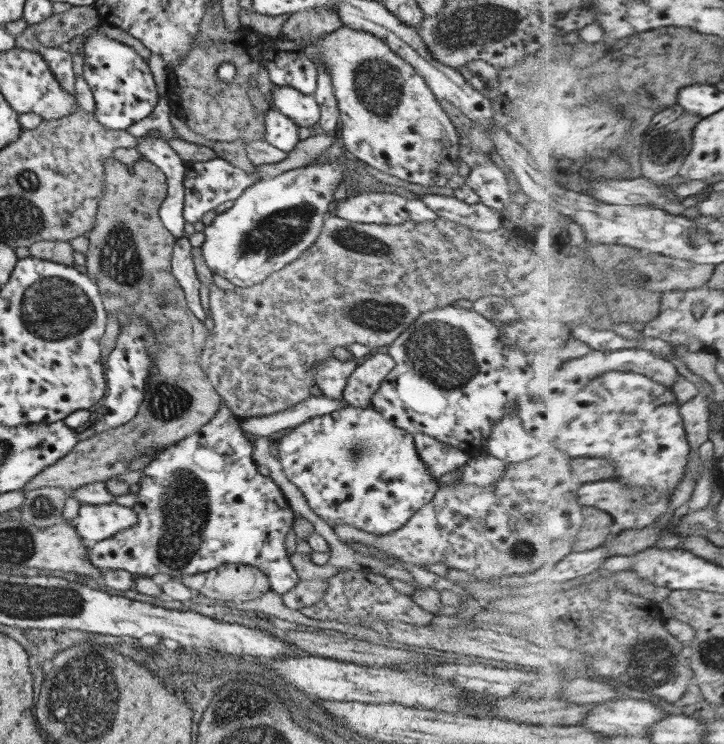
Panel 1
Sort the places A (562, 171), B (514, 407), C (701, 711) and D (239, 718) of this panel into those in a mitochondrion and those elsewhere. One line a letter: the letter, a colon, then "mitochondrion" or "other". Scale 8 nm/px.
A: other
B: other
C: other
D: mitochondrion

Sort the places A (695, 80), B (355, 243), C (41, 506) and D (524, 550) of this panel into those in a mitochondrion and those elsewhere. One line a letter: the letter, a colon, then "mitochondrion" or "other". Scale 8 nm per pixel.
A: other
B: mitochondrion
C: mitochondrion
D: mitochondrion

